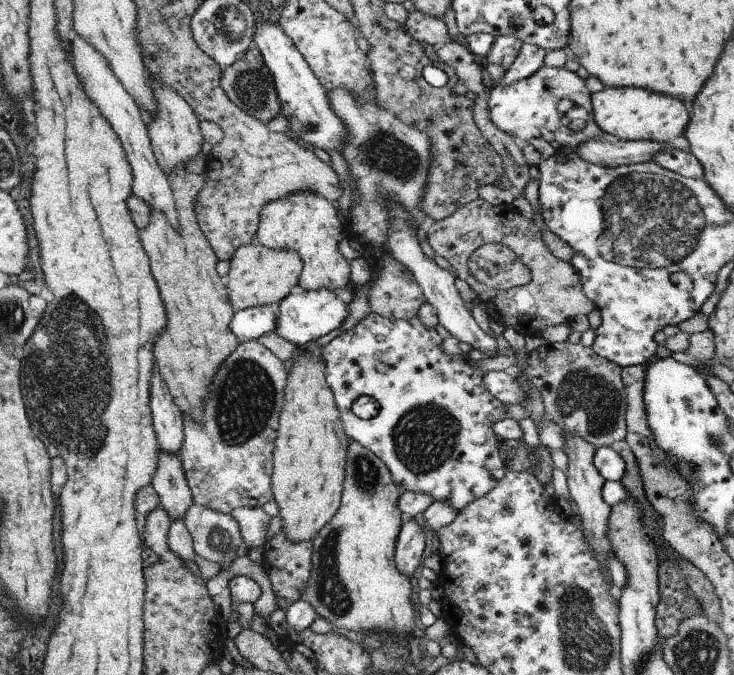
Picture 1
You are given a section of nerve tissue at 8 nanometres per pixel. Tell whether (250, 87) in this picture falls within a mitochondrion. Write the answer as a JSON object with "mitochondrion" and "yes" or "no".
{"mitochondrion":"yes"}

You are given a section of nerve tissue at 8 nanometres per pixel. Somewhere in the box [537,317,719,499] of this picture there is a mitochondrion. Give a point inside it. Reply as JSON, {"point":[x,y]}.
{"point":[583,395]}

